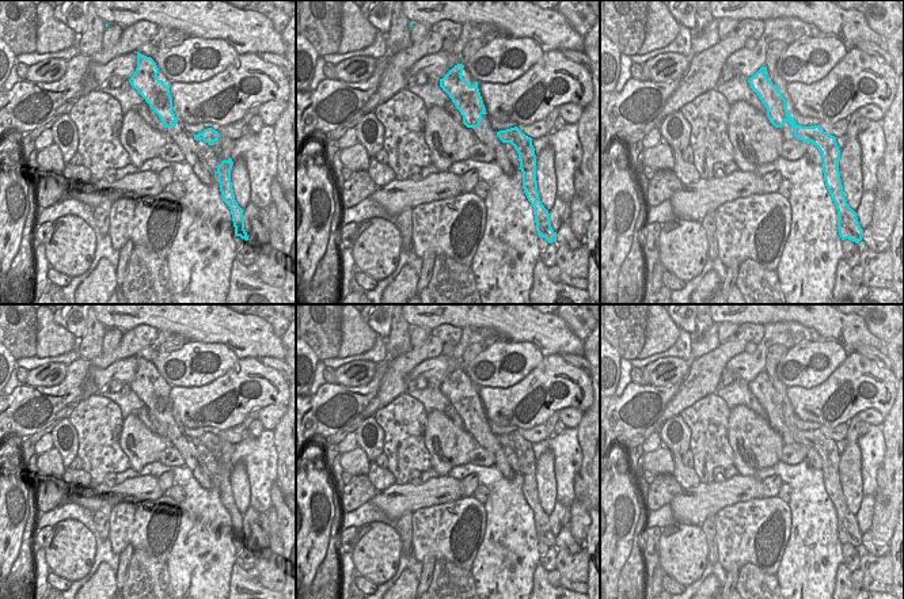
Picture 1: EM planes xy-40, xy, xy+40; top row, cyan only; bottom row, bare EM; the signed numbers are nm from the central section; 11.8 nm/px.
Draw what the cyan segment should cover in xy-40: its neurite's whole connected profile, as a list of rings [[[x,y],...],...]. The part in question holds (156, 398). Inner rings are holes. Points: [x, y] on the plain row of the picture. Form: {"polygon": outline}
{"polygon": [[[138,356],[137,372],[129,387],[145,403],[149,412],[159,420],[166,432],[176,431],[178,422],[172,416],[172,402],[170,390],[157,383],[159,372],[156,367]]]}

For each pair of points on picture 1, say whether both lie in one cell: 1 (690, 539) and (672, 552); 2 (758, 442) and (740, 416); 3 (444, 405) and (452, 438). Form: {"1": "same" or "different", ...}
{"1": "same", "2": "same", "3": "different"}

